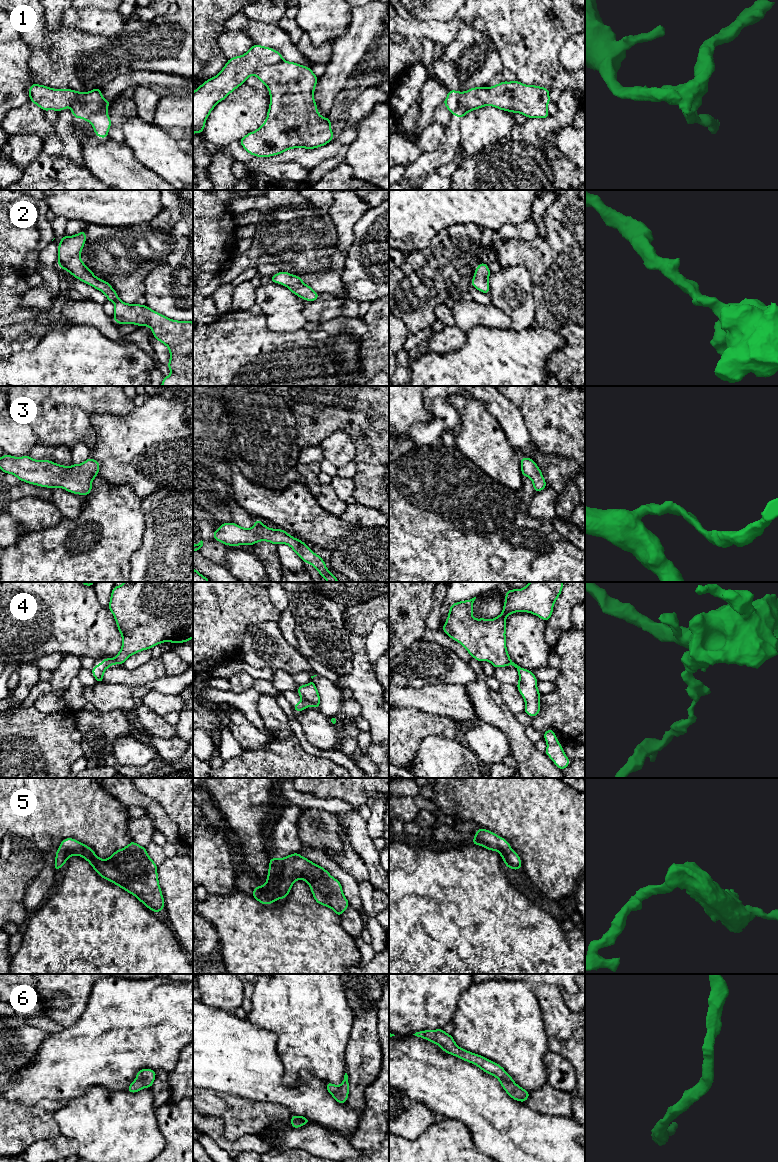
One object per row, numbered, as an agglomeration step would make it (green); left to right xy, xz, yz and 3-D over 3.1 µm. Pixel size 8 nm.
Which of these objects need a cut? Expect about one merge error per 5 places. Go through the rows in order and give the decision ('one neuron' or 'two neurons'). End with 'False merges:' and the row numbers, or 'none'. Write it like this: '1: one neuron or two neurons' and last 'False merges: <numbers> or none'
1: two neurons
2: one neuron
3: one neuron
4: two neurons
5: one neuron
6: one neuron
False merges: 1, 4

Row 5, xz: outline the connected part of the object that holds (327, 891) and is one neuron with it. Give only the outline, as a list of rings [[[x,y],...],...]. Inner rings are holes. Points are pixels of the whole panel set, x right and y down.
[[[293,853],[281,859],[270,858],[267,881],[263,886],[255,887],[252,896],[260,903],[269,905],[278,899],[284,899],[290,893],[296,880],[305,880],[311,889],[315,901],[331,908],[338,916],[350,905],[343,894],[341,883],[332,877],[323,867],[311,862],[299,853]]]

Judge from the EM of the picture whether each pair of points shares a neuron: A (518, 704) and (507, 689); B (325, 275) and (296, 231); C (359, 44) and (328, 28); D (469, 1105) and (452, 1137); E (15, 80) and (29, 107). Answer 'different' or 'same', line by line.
A: same
B: same
C: different
D: different
E: different

